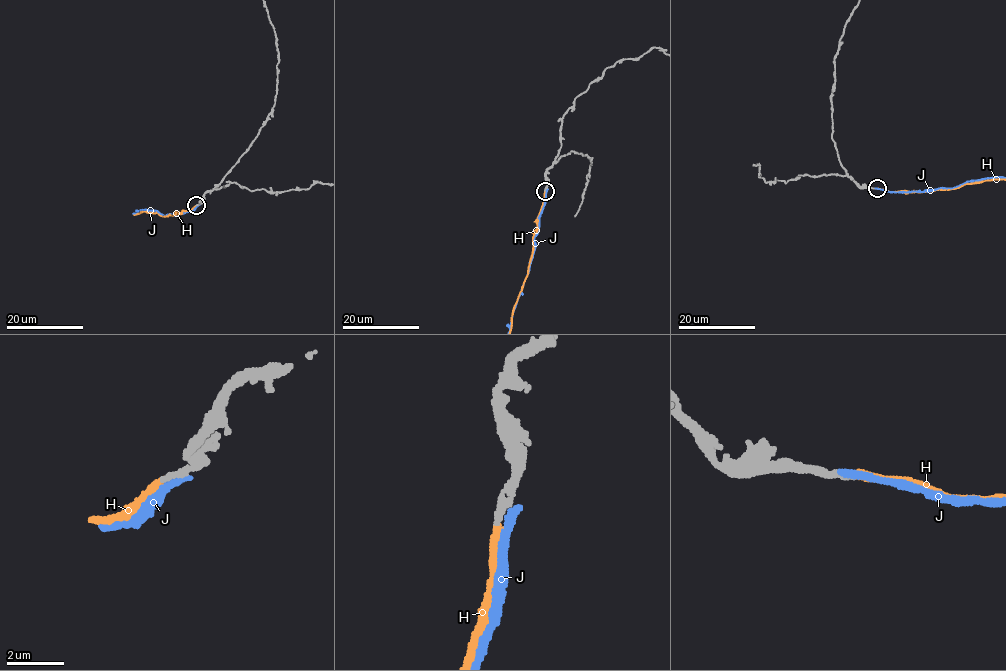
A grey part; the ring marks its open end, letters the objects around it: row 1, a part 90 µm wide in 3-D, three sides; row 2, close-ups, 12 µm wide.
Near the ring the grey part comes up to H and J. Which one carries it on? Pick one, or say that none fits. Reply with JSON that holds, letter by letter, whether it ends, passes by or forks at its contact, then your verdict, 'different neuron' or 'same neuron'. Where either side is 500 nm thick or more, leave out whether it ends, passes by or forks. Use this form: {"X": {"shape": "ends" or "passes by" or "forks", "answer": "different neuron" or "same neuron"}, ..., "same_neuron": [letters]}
{"H": {"shape": "ends", "answer": "same neuron"}, "J": {"shape": "ends", "answer": "different neuron"}, "same_neuron": ["H"]}

